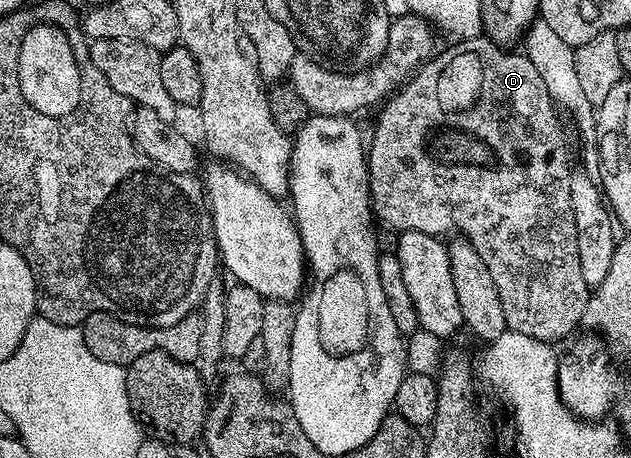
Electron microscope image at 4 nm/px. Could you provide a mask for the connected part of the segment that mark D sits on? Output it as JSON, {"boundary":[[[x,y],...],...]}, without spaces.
{"boundary":[[[485,35],[471,40],[454,42],[447,52],[435,55],[421,67],[402,86],[397,89],[381,105],[382,113],[374,124],[374,133],[368,136],[368,167],[370,170],[370,203],[372,211],[379,221],[387,220],[395,233],[420,230],[429,236],[445,237],[445,232],[459,228],[461,235],[476,246],[476,254],[484,258],[484,266],[488,266],[488,274],[492,274],[492,282],[496,282],[496,291],[500,294],[500,302],[504,305],[504,318],[509,331],[528,334],[537,340],[559,342],[577,324],[583,323],[586,315],[586,304],[590,300],[592,290],[584,282],[584,274],[580,271],[580,253],[576,247],[576,218],[572,218],[572,171],[570,156],[566,153],[566,136],[562,133],[562,124],[558,121],[559,109],[548,94],[548,86],[544,86],[544,78],[540,78],[540,70],[536,70],[533,59],[521,51],[501,48],[487,40]]]}

